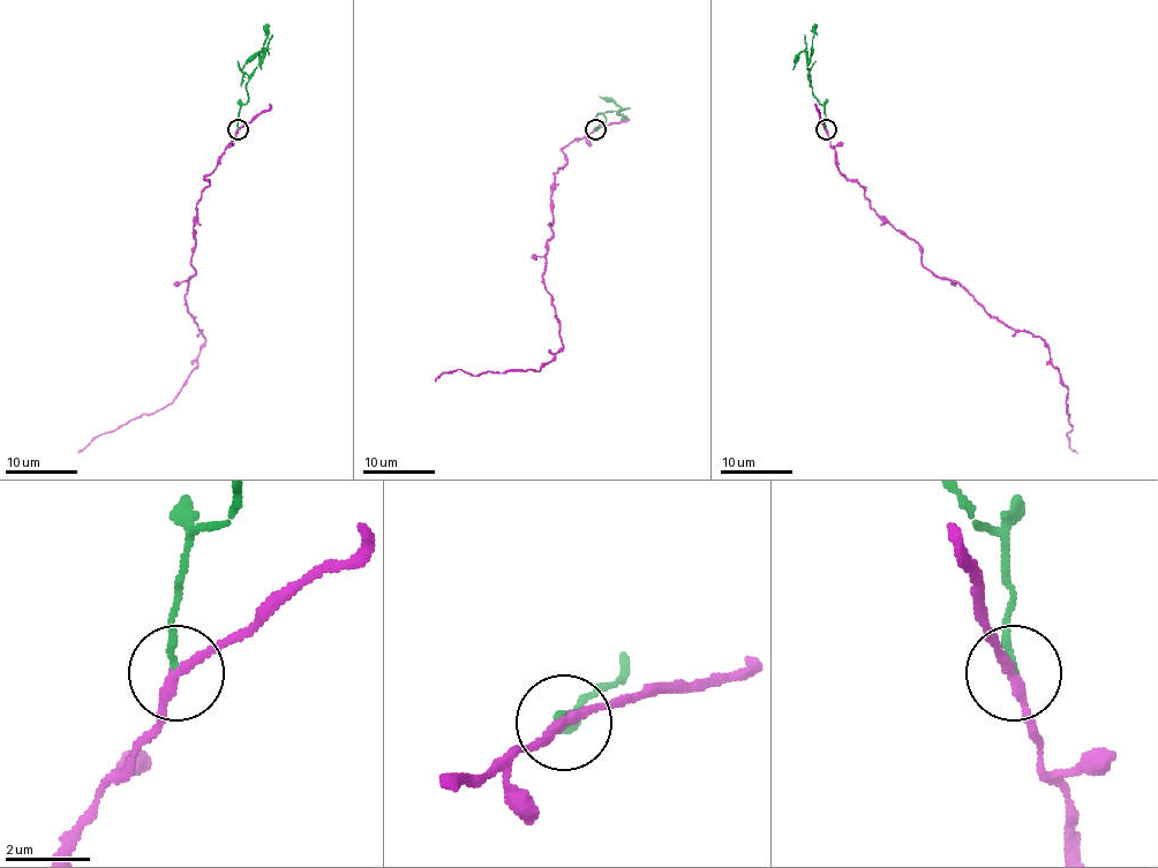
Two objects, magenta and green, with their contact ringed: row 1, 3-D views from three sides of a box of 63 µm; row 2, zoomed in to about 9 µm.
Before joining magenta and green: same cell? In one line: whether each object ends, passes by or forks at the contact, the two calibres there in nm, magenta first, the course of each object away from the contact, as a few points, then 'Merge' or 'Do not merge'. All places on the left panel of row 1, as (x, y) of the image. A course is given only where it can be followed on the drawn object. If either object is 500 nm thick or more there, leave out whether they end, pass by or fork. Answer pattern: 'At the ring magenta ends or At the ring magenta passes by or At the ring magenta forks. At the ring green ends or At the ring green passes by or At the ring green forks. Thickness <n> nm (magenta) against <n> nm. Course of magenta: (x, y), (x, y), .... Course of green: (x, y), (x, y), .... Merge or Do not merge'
At the ring magenta passes by. At the ring green ends. Thickness 200 nm (magenta) against 150 nm. Course of magenta: (238, 129), (196, 205), (185, 303), (204, 341), (197, 363), (158, 410), (77, 452). Course of green: (238, 129), (238, 113), (248, 98), (248, 75), (263, 53), (255, 55), (241, 69). Do not merge

